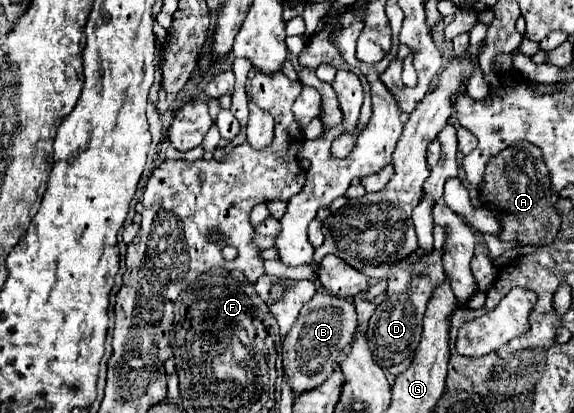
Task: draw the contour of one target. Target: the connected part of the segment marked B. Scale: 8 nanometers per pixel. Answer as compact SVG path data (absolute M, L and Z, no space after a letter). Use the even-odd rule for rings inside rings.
M317 290L315 296L303 304L295 328L285 340L285 368L293 386L293 394L301 394L319 386L335 368L335 358L341 348L351 340L357 326L355 304L347 298L333 298L325 290Z

